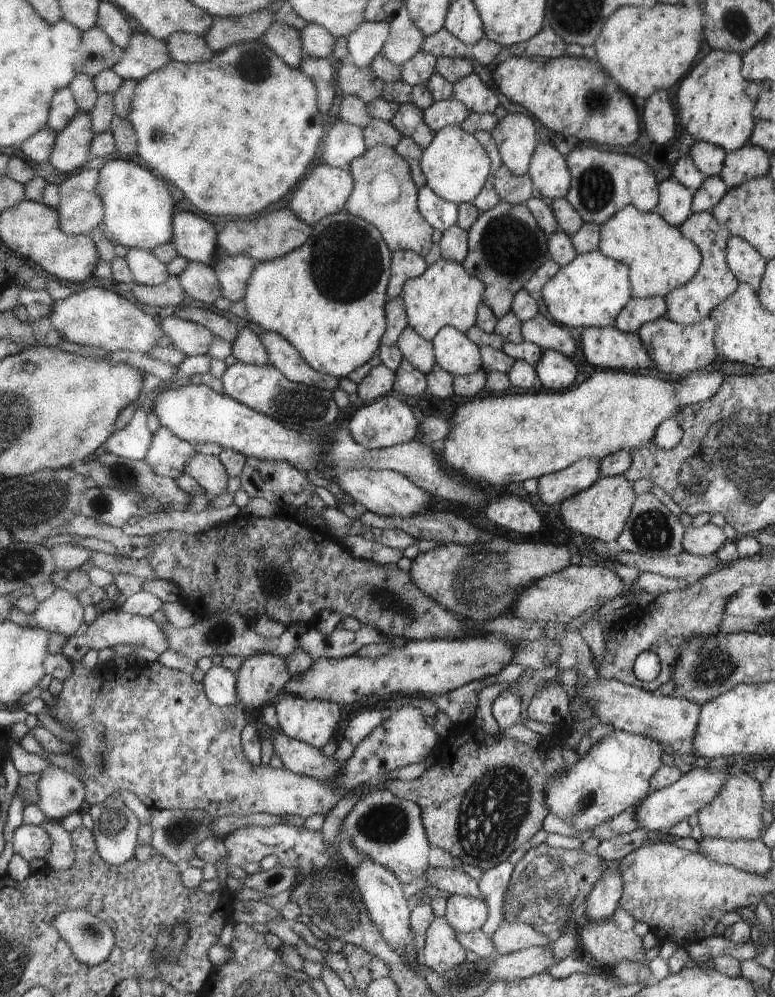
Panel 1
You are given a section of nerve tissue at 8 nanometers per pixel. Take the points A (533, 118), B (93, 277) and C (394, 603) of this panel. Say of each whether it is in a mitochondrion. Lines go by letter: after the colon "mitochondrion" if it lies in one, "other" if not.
A: other
B: other
C: mitochondrion

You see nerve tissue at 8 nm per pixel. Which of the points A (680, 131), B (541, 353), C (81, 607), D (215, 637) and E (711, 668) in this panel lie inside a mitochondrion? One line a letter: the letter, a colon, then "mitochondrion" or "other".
A: other
B: other
C: other
D: mitochondrion
E: mitochondrion

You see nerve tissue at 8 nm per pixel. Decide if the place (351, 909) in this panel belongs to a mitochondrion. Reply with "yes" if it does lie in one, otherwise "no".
yes

